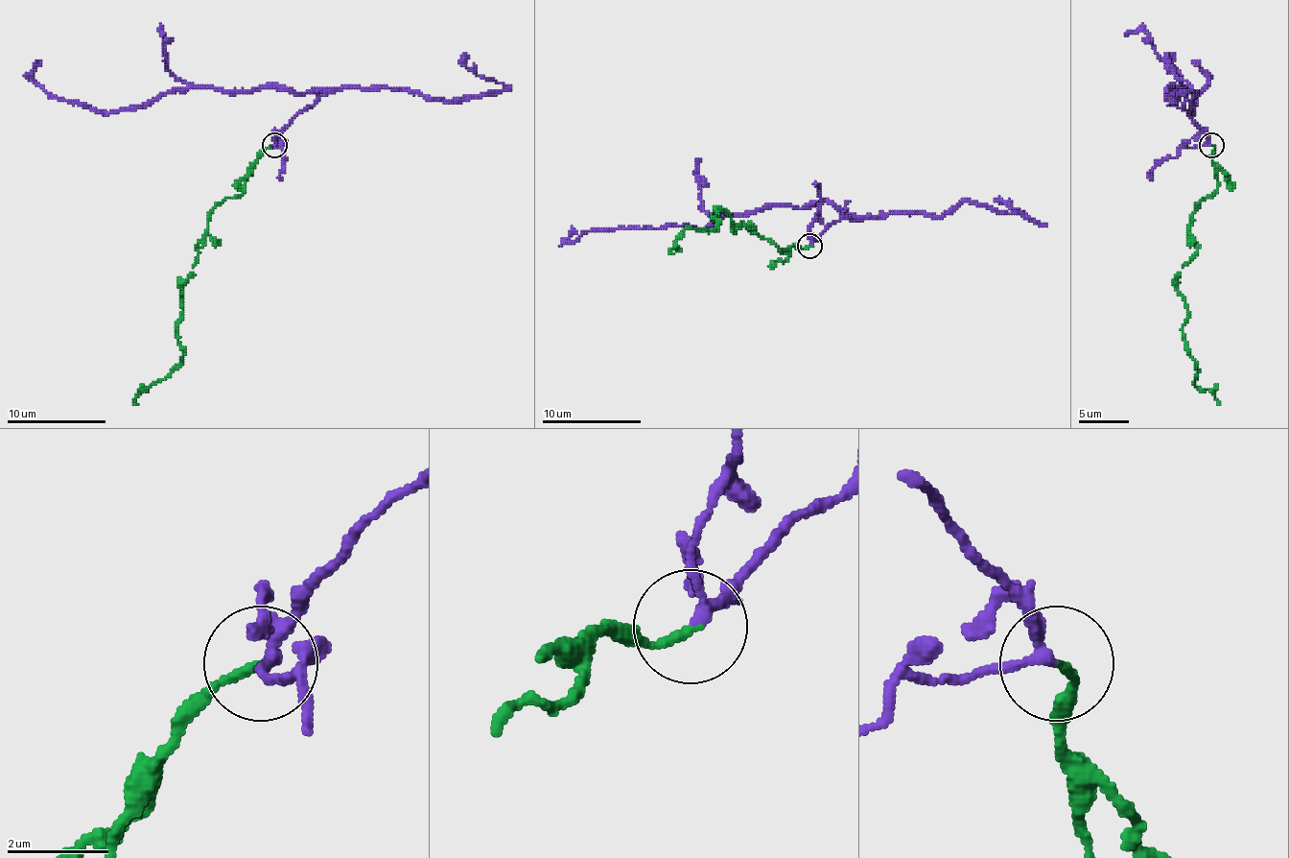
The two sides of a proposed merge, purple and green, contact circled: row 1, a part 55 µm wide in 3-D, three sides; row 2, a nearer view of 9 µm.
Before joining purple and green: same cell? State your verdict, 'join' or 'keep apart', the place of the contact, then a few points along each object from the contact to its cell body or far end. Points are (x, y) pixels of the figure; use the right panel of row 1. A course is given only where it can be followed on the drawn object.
join | (1211, 145) | purple via (1212, 145), (1184, 110), (1183, 93), (1167, 90), (1195, 93), (1195, 112), (1207, 76), (1192, 60) | green via (1212, 145), (1217, 190), (1195, 210), (1197, 252), (1177, 287), (1195, 384), (1219, 404)

